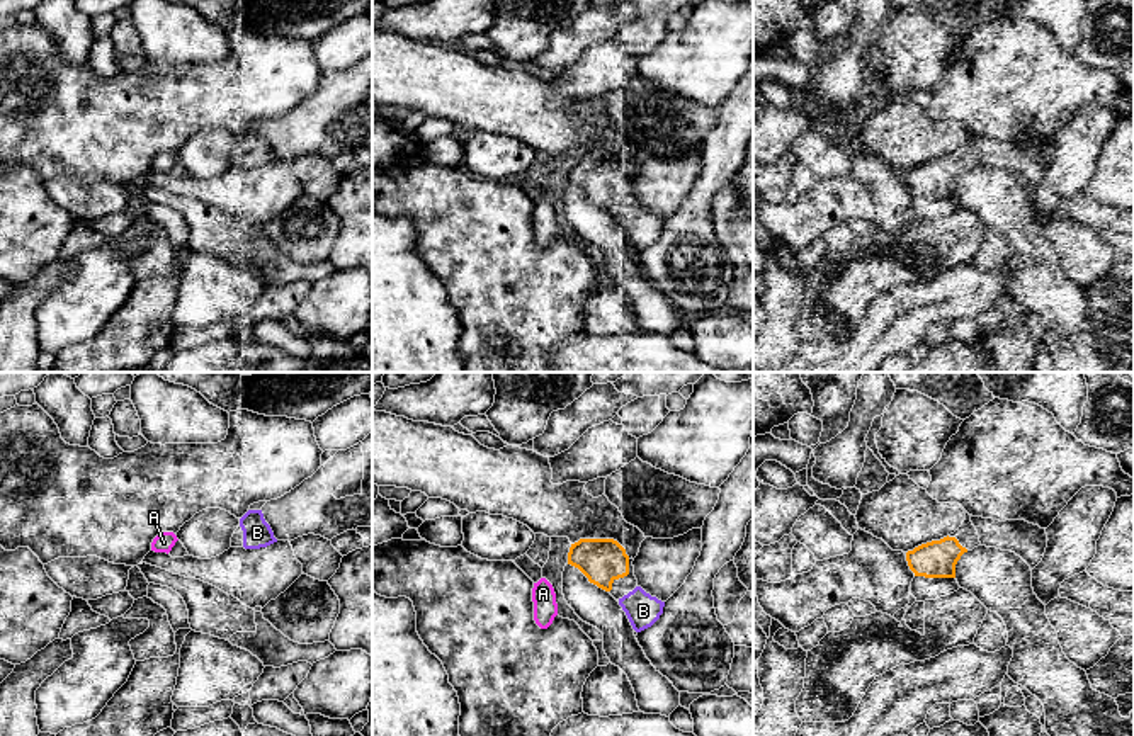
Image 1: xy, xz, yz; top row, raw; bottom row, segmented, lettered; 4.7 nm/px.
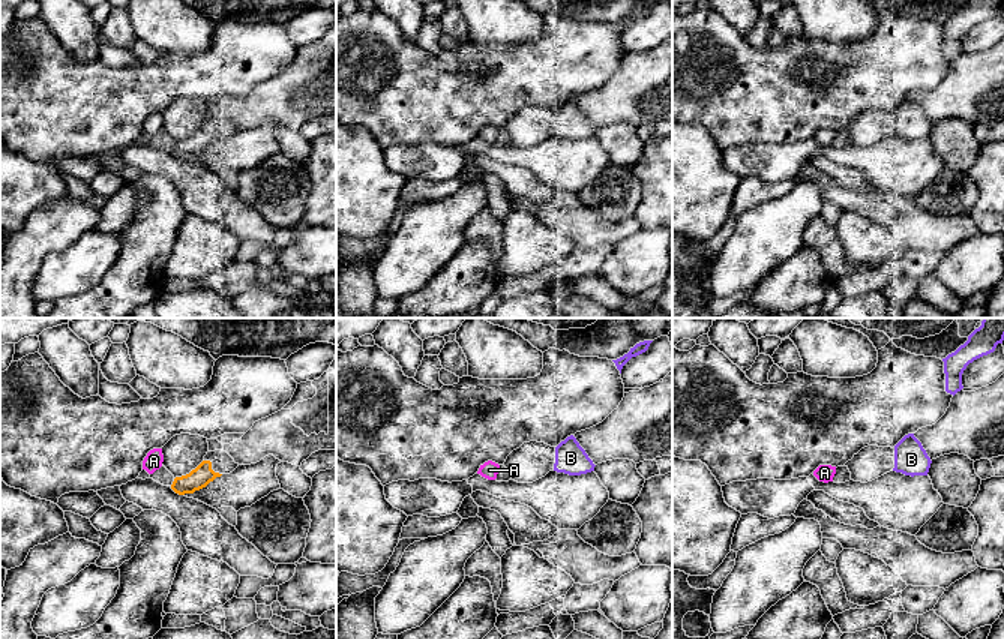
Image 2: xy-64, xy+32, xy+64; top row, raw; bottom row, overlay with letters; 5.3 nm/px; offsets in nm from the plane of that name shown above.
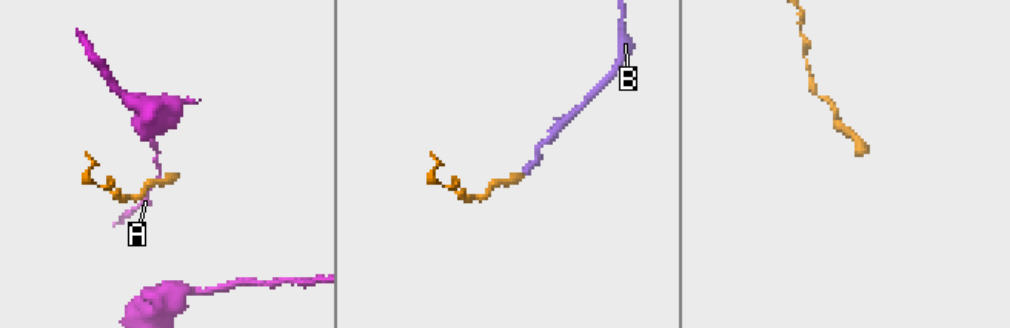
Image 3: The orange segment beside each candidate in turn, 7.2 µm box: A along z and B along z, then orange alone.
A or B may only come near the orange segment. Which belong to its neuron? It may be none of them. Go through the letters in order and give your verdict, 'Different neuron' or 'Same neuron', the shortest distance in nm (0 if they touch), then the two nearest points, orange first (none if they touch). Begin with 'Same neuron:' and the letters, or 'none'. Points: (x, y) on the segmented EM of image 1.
Same neuron: B
A: Different neuron. Distance 130 nm. Across: xz (568, 563), (548, 582)
B: Same neuron. Distance 60 nm. Across: xz (609, 590), (619, 599)

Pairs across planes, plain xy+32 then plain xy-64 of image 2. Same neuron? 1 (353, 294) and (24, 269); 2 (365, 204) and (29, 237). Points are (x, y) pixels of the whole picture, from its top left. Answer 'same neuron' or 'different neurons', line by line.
1: same neuron
2: different neurons

